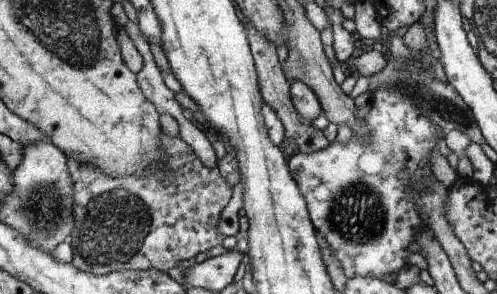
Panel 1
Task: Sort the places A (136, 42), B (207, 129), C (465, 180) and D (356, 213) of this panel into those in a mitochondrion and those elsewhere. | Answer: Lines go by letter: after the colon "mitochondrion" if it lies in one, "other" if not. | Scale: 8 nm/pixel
A: other
B: other
C: other
D: mitochondrion

